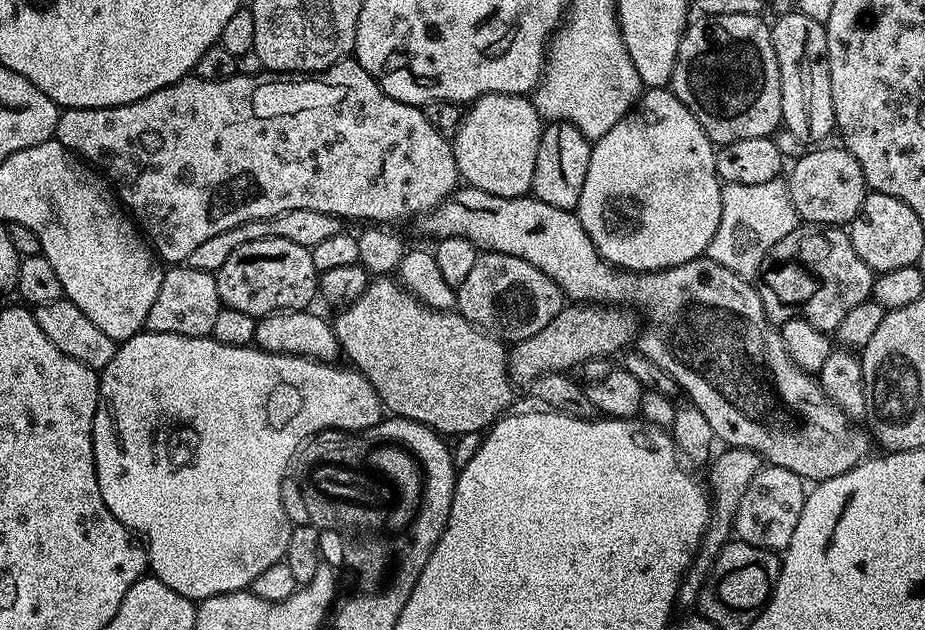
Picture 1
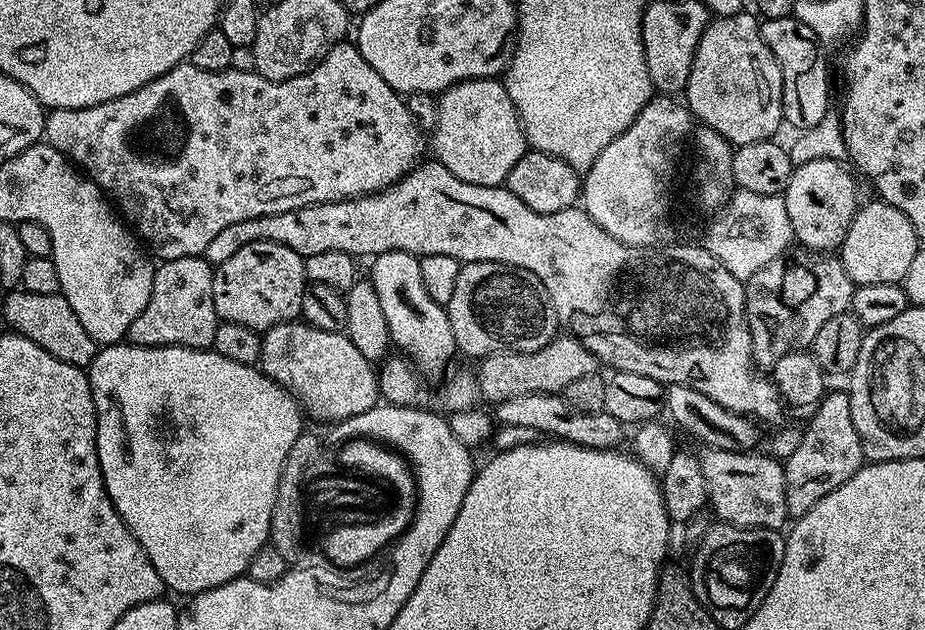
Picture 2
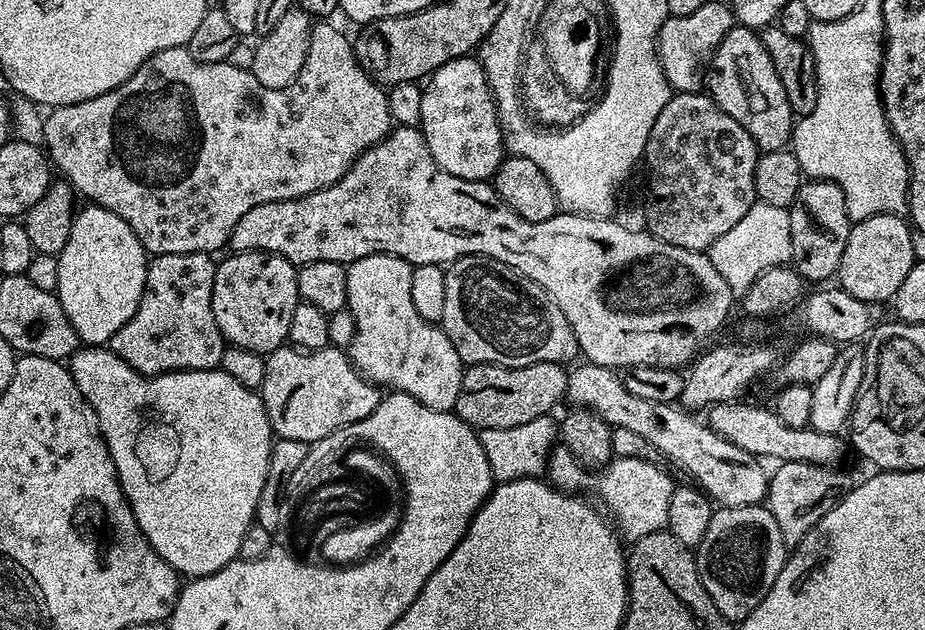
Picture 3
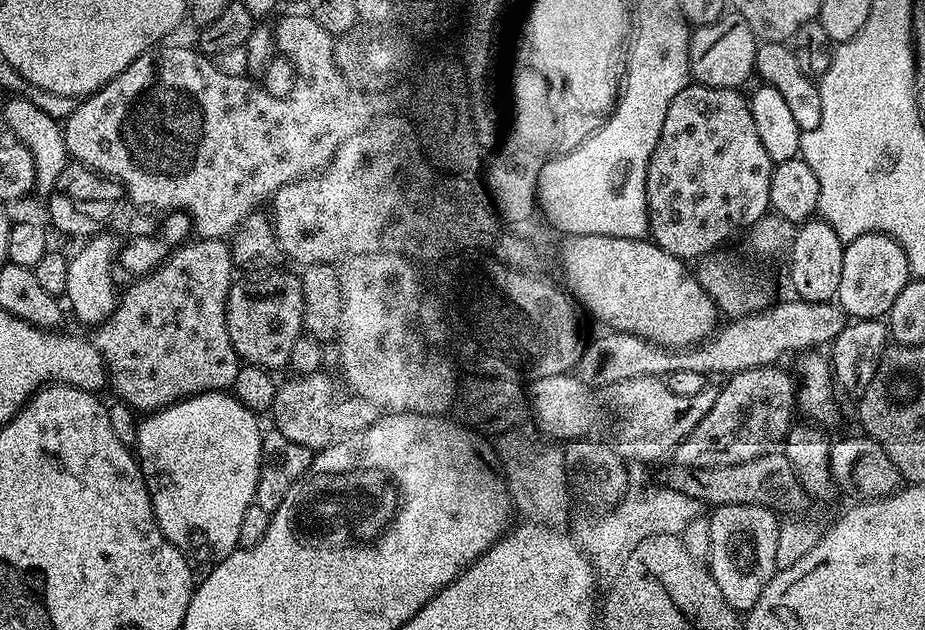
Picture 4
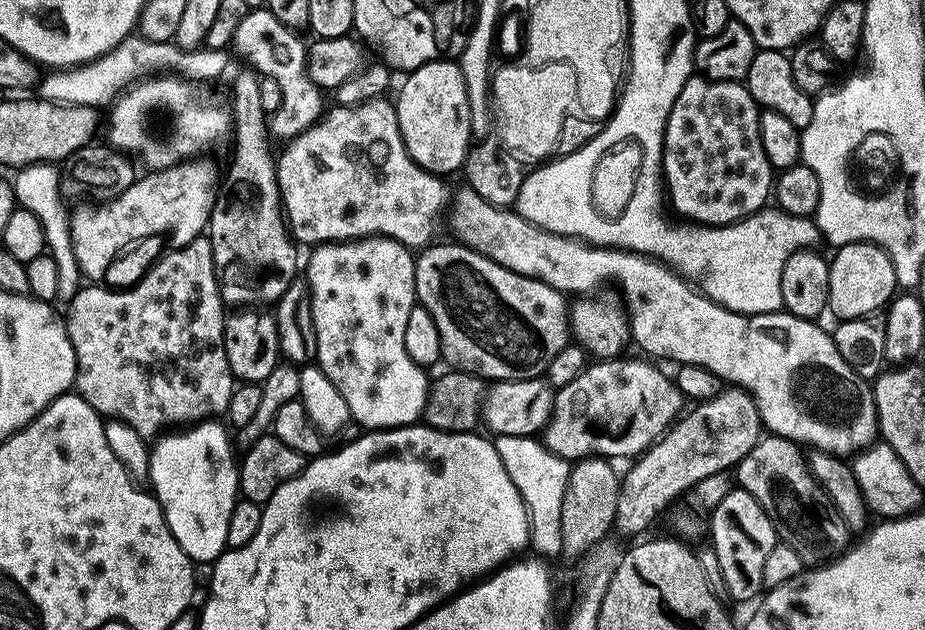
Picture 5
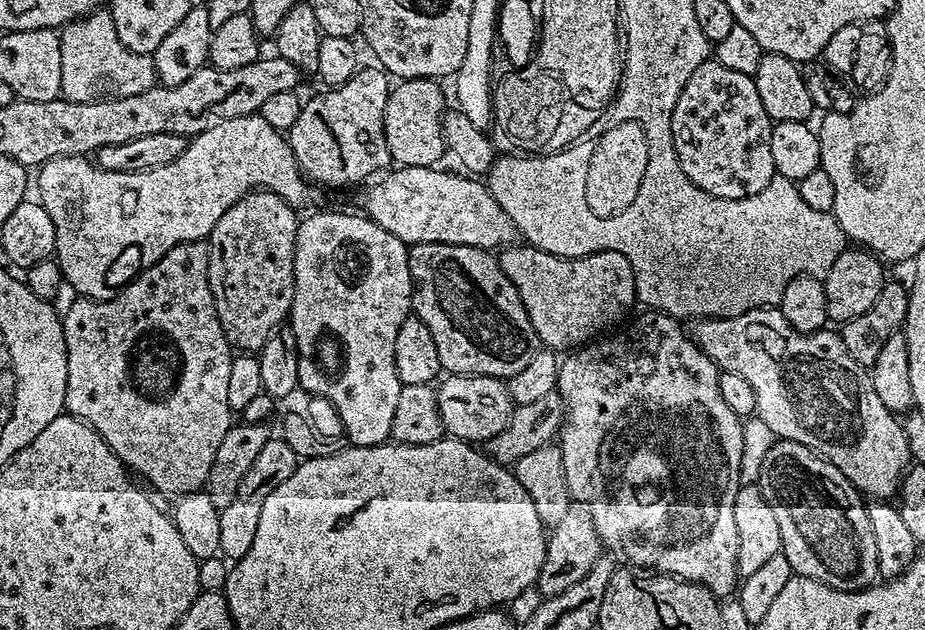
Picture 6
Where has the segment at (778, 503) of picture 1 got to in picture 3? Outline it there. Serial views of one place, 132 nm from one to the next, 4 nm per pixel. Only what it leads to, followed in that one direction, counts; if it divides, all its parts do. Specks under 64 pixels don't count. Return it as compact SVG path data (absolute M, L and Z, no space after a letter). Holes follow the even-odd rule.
M587 362L577 363L576 366L568 374L566 400L569 405L588 408L597 412L613 428L625 428L646 438L657 454L669 460L669 465L677 464L686 475L693 476L688 478L695 481L700 491L719 507L737 508L765 503L769 473L764 472L760 465L763 463L757 457L734 446L734 442L722 438L703 419L695 420L691 411L675 403L650 402L650 398L637 398L630 394L623 379L613 369Z

